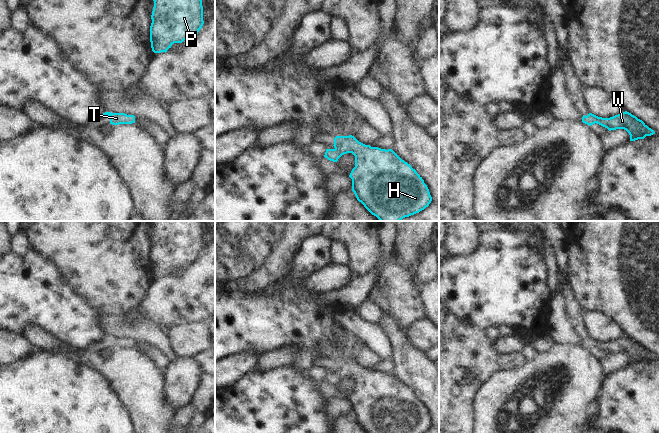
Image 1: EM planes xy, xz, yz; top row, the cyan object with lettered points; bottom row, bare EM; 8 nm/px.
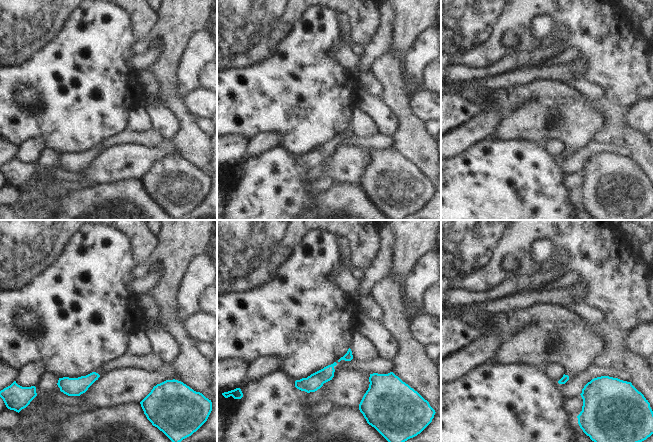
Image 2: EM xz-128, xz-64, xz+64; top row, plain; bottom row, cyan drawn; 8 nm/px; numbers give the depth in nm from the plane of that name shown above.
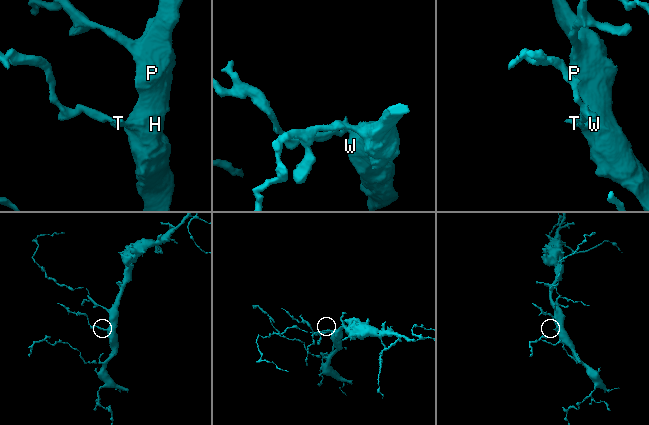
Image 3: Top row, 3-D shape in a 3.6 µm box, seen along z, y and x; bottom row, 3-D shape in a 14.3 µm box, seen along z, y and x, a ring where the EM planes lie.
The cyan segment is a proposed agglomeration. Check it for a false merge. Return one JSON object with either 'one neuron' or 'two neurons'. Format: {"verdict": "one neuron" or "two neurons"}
{"verdict": "one neuron"}

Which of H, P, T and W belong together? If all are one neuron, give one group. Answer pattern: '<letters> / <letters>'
H P T W

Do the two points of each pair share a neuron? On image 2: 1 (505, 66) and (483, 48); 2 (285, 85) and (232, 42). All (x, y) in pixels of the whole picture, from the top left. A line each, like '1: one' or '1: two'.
1: two
2: two

